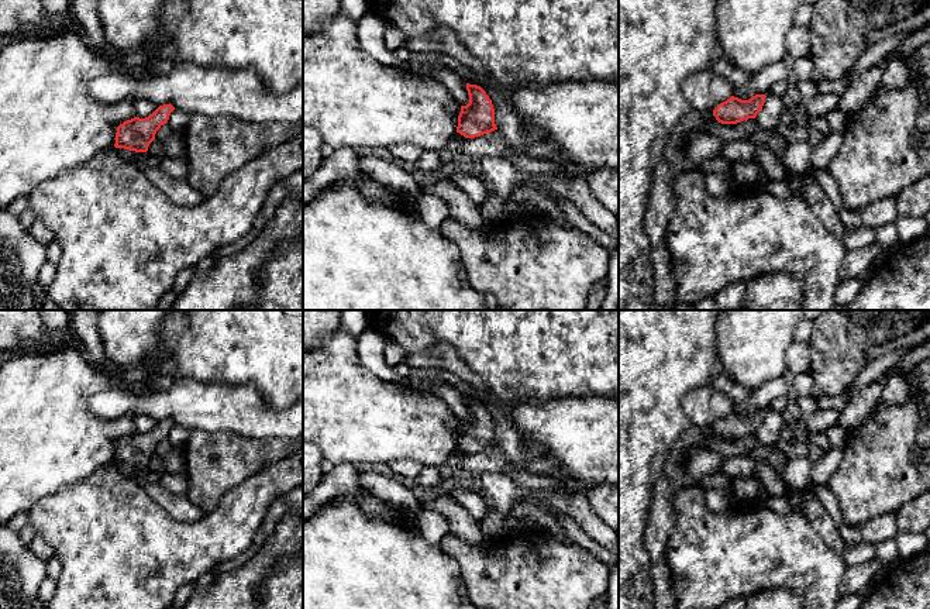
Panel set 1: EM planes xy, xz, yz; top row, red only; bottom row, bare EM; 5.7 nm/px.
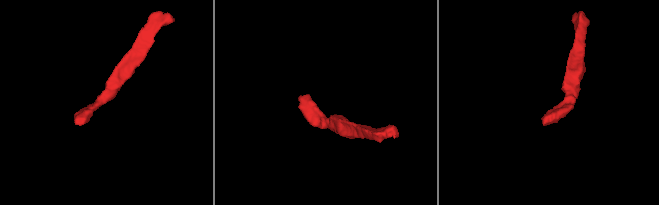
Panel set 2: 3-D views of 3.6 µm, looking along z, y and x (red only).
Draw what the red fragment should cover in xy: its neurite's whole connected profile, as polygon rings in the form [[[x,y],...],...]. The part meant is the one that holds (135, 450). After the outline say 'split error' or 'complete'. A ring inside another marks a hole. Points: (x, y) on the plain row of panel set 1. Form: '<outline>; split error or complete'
[[[172,420],[159,422],[145,434],[134,433],[117,443],[116,464],[124,464],[135,468],[147,468],[149,460],[155,455],[156,447],[169,436],[175,426]]]; complete

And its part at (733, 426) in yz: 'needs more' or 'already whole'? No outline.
already whole

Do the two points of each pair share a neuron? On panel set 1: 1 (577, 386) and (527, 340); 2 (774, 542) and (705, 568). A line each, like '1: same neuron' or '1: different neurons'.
1: same neuron
2: same neuron

